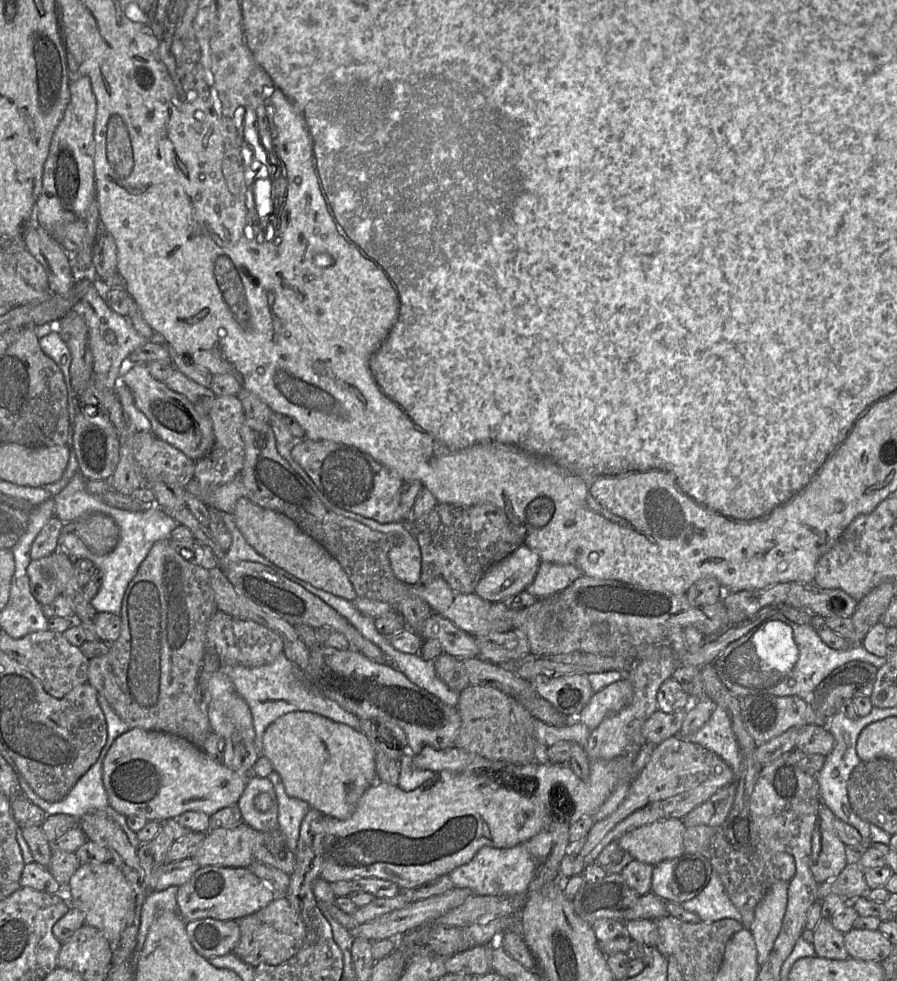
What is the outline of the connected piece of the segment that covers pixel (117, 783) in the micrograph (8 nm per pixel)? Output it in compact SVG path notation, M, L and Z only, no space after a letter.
M131 728L112 743L102 766L102 780L110 806L124 816L144 817L162 823L187 811L199 811L209 816L218 810L237 804L252 773L239 774L213 760L202 748L169 733Z

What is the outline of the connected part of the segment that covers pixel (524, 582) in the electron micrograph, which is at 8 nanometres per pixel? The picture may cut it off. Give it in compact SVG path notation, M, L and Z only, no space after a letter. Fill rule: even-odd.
M522 545L490 567L479 581L475 592L488 602L504 602L505 599L525 591L534 581L541 562L535 551Z

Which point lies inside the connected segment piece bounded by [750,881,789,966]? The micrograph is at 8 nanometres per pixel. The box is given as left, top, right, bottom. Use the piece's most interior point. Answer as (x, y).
(769, 913)

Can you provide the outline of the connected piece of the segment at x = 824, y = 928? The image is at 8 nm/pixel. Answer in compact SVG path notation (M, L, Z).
M821 918L814 929L813 946L816 955L835 960L847 959L849 953L844 936L833 926L830 918Z

